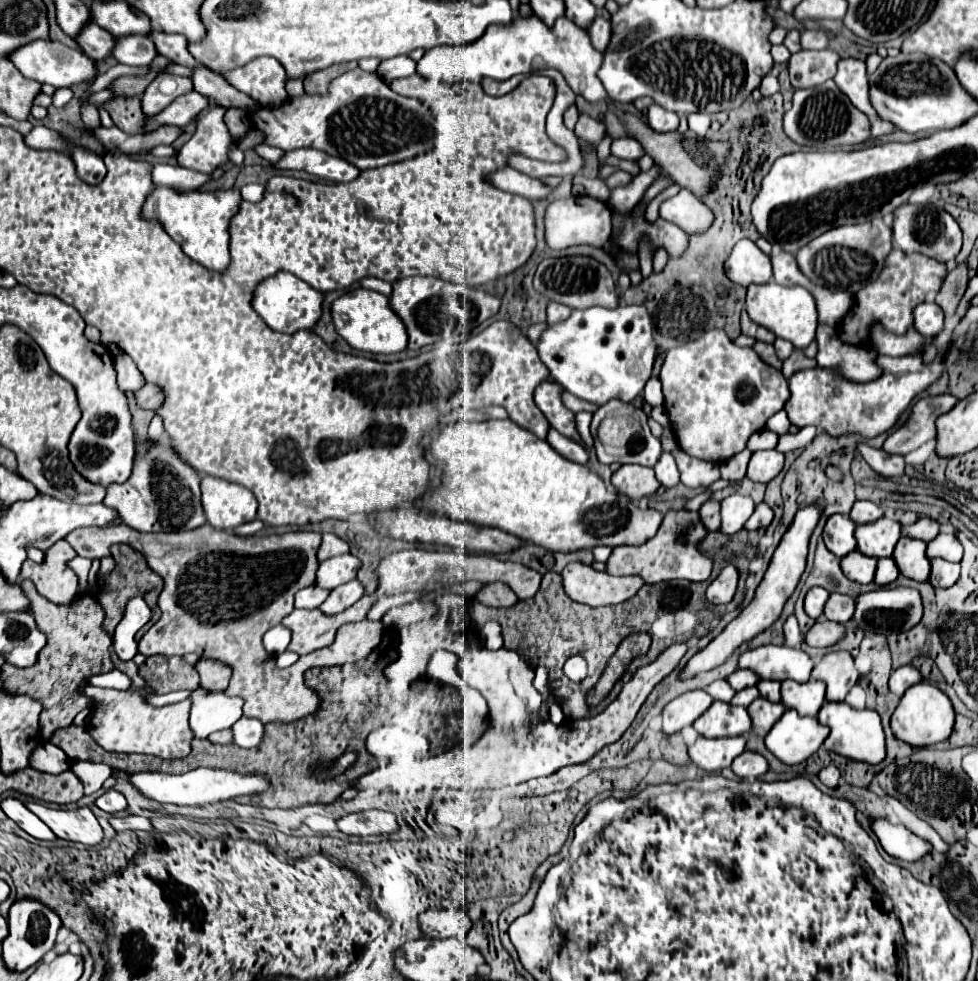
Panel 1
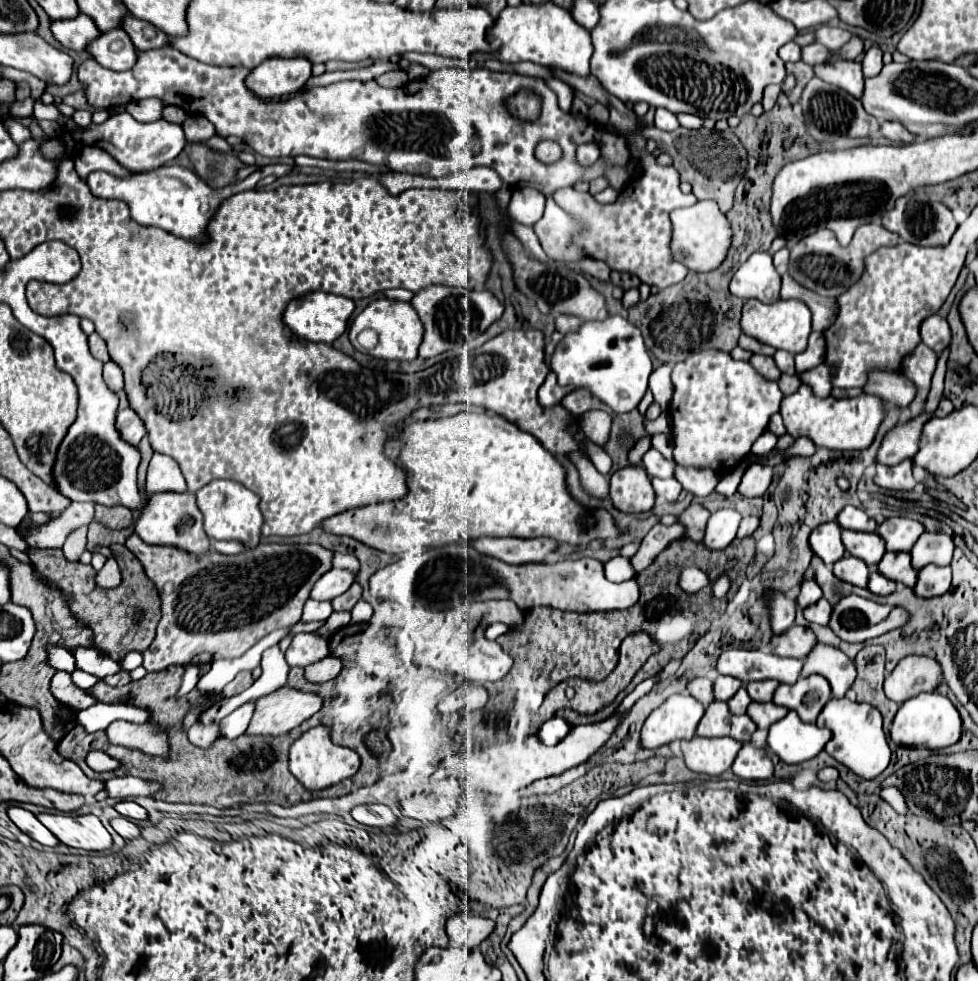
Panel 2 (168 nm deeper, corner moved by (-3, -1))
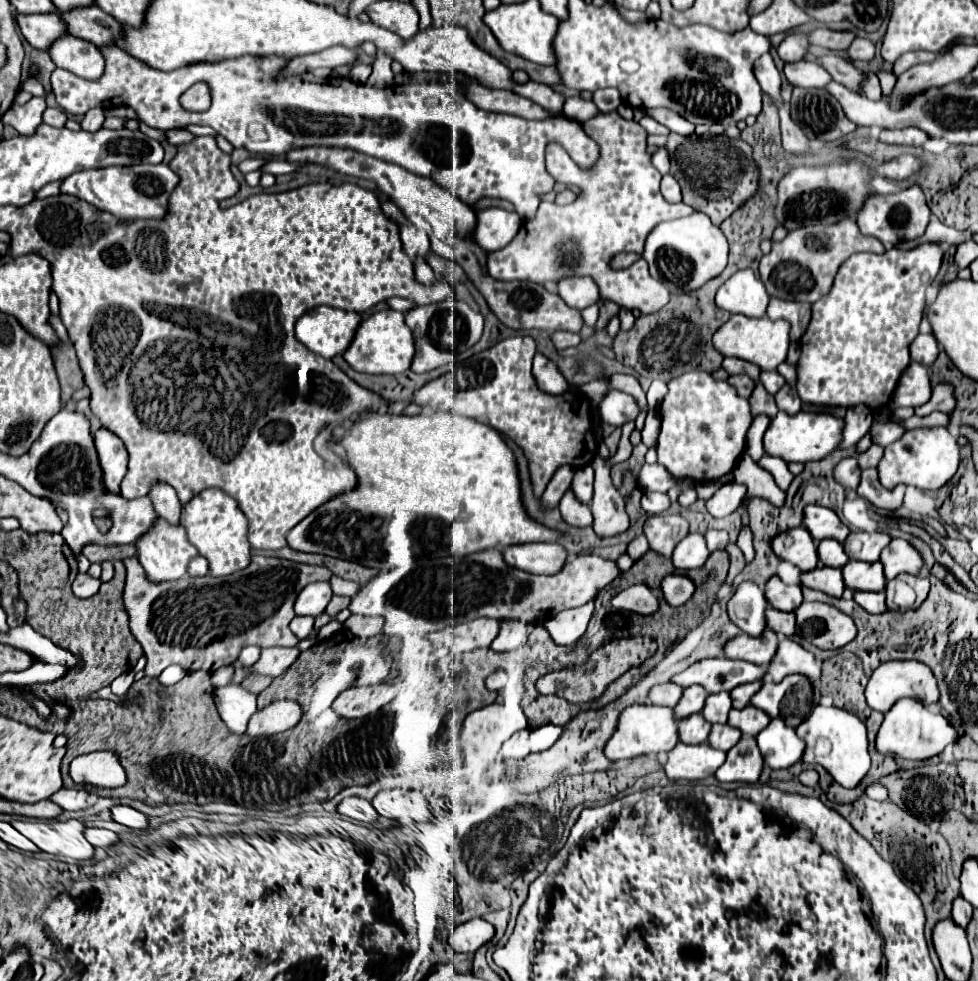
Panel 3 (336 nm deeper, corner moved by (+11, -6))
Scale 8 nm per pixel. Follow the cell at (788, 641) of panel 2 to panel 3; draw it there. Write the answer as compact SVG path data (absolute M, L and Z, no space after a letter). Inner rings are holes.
M766 629L760 637L748 637L746 633L730 639L724 647L726 657L742 659L754 665L770 665L772 657L776 655L778 637L772 629Z

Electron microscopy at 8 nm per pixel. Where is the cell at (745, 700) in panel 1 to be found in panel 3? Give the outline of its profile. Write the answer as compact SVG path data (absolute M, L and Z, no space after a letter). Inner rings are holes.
M716 693L710 695L706 699L706 705L702 709L702 715L710 721L710 723L726 723L728 721L728 713L732 709L732 701L730 701L730 693Z

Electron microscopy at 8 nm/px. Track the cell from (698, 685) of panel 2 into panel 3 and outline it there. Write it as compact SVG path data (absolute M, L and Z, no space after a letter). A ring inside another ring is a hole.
M664 683L664 685L656 685L650 691L650 701L656 705L666 705L666 707L676 707L676 701L680 701L684 687L676 685L676 683Z

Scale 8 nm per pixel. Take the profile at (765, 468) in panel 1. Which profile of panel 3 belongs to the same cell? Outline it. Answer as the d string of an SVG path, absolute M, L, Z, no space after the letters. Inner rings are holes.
M736 481L726 483L706 501L708 513L712 517L726 517L742 505L744 497L746 497L746 485L744 483L736 483Z

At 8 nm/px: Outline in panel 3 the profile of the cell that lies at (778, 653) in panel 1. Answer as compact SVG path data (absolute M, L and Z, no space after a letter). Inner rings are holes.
M714 657L714 659L696 661L686 671L674 675L672 681L684 687L698 683L704 689L708 689L708 693L720 693L722 689L732 691L738 685L762 681L766 671L768 671L766 665L754 665L748 661Z

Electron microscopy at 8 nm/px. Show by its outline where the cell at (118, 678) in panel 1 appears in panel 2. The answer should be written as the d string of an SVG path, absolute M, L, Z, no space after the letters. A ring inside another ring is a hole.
M50 644L48 646L48 664L54 668L54 670L66 670L68 674L74 672L76 664L74 664L74 656L62 648L62 646L56 646L56 644Z

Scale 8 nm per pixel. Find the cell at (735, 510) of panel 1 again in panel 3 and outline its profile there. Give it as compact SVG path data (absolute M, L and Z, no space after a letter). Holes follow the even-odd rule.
M688 533L674 549L672 561L678 569L698 569L708 559L708 547L704 543L704 533Z

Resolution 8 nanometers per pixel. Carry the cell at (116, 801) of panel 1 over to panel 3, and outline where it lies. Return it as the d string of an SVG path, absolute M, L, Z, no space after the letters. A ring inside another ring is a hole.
M116 805L116 807L112 807L110 813L112 813L112 819L116 823L122 823L130 829L146 829L148 827L146 817L140 811L128 807L128 805Z

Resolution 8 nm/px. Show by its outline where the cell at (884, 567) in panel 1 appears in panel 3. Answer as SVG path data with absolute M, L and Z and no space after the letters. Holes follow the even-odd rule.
M854 591L854 601L864 607L868 613L884 613L886 611L886 597L884 591Z

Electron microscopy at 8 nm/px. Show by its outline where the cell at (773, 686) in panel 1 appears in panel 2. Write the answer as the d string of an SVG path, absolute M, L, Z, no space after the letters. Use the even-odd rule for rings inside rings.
M778 680L750 682L750 684L746 686L746 690L748 690L748 694L750 694L750 698L752 698L754 702L768 702L768 700L772 700L772 694L774 694L776 688L778 688Z

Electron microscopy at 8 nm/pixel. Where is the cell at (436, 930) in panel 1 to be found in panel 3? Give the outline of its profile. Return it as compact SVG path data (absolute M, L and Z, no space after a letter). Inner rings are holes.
M472 919L454 927L448 937L450 947L456 953L474 953L478 947L488 943L494 935L494 927L484 919Z

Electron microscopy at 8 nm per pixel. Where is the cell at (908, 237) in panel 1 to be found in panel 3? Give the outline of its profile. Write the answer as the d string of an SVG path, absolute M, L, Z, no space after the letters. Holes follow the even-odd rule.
M912 185L910 189L904 189L900 193L892 195L870 195L864 209L858 213L858 227L864 235L880 239L884 245L900 245L904 241L916 241L924 235L928 223L930 223L930 209L924 201L924 193L918 185Z

